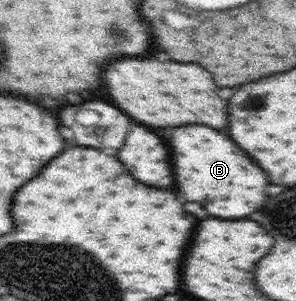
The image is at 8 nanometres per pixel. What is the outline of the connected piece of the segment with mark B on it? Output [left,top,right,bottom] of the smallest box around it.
[173,126,269,218]

